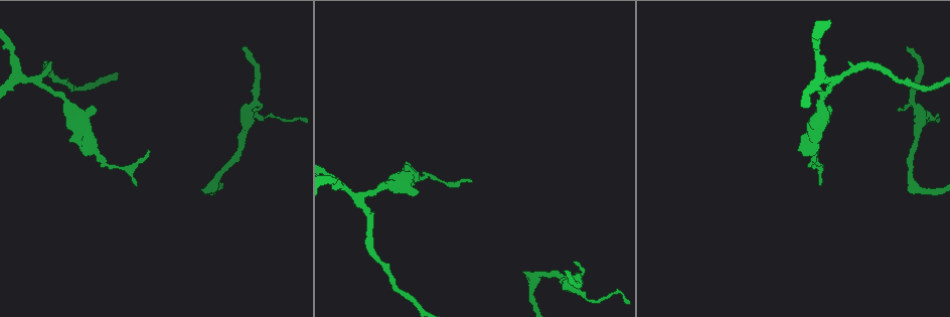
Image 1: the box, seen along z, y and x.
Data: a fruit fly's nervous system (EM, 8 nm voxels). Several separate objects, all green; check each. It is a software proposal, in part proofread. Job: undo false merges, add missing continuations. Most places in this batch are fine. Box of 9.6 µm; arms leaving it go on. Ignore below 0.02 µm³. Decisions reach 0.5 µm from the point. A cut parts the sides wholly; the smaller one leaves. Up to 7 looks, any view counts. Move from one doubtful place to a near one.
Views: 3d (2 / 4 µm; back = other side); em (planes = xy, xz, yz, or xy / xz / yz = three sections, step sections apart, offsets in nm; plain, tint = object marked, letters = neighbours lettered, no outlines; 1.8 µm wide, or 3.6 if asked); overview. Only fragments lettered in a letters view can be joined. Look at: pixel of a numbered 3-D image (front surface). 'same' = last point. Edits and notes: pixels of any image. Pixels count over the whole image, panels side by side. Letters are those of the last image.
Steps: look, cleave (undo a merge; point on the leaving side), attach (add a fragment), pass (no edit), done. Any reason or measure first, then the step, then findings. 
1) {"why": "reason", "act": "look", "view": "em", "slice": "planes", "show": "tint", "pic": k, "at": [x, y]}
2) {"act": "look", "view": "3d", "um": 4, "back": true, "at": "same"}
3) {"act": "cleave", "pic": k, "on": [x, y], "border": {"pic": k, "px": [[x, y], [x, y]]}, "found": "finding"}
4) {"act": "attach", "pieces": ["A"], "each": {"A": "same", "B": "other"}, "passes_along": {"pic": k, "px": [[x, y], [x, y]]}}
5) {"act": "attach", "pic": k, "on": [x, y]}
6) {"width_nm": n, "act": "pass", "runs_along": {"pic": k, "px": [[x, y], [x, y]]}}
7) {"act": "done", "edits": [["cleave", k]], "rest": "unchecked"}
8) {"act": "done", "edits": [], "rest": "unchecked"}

{"why": "an open end", "act": "look", "view": "3d", "um": 4, "back": true, "pic": 1, "at": [819, 183]}

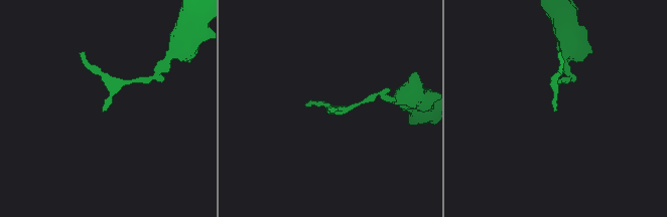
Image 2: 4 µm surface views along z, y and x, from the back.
{"act": "look", "view": "em", "slice": "xy", "step": 16, "show": "letters", "pic": 2, "at": [104, 111]}

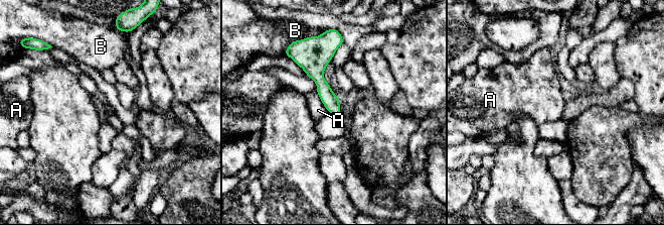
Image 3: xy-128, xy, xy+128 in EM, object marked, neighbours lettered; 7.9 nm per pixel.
{"longest_contact_nm": ["A", 200], "act": "pass", "each": {"A": "other", "B": "other"}, "border": {"pic": 3, "px": [[316, 91], [319, 99], [329, 112]]}, "found": "no lettered fragment goes on from it"}

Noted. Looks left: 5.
{"why": "tapers out", "act": "look", "view": "3d", "um": 4, "pic": 1, "at": [897, 109]}

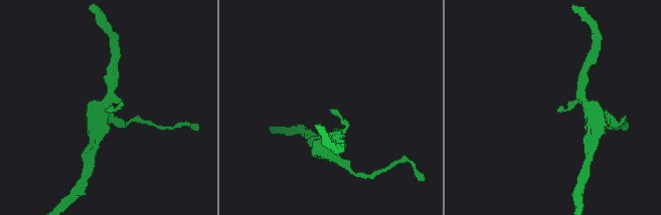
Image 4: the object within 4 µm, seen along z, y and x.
{"arm_widths_nm": [190, 360], "act": "look", "view": "em", "slice": "yz", "step": 16, "show": "letters", "pic": 4, "at": [556, 110]}

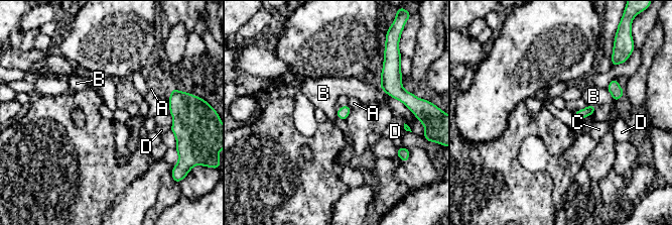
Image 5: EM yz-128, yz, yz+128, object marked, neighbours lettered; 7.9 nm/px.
{"why": "another direction", "act": "look", "view": "em", "slice": "planes", "show": "letters", "at": "same"}

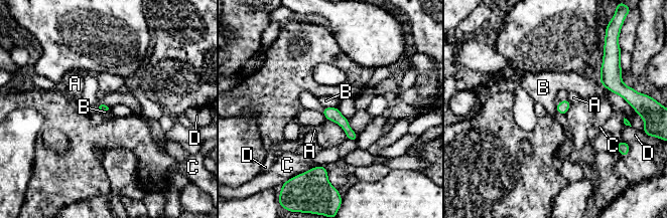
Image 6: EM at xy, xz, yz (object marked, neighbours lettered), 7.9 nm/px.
{"longest_contact_nm": ["C", 170], "act": "pass", "each": {"A": "other", "B": "other", "C": "other", "D": "other"}, "border": {"pic": 6, "px": [[323, 106], [337, 107]]}, "found": "none of them fits"}

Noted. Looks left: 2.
{"act": "look", "view": "3d", "um": 2, "back": true, "pic": 1, "at": [91, 107]}

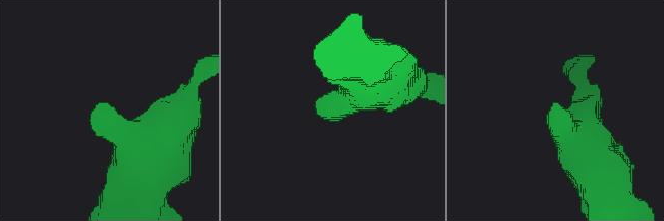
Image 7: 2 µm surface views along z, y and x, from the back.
{"why": "shape alone is not enough", "act": "look", "view": "em", "slice": "yz", "step": 4, "show": "letters", "pic": 7, "at": [102, 109]}

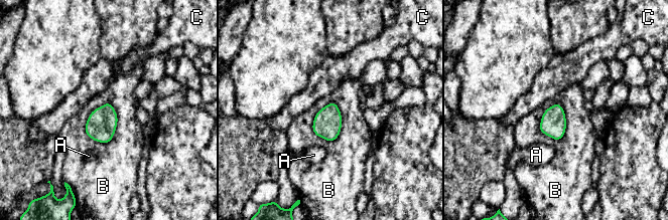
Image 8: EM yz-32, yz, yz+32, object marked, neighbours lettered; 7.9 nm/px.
{"width_nm": 200, "longest_contact_nm": ["B", 340], "act": "pass", "each": {"A": "other", "B": "other", "C": "other"}, "found": "no lettered fragment goes on from it"}

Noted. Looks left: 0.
{"act": "done", "edits": [], "rest": "unchecked"}

